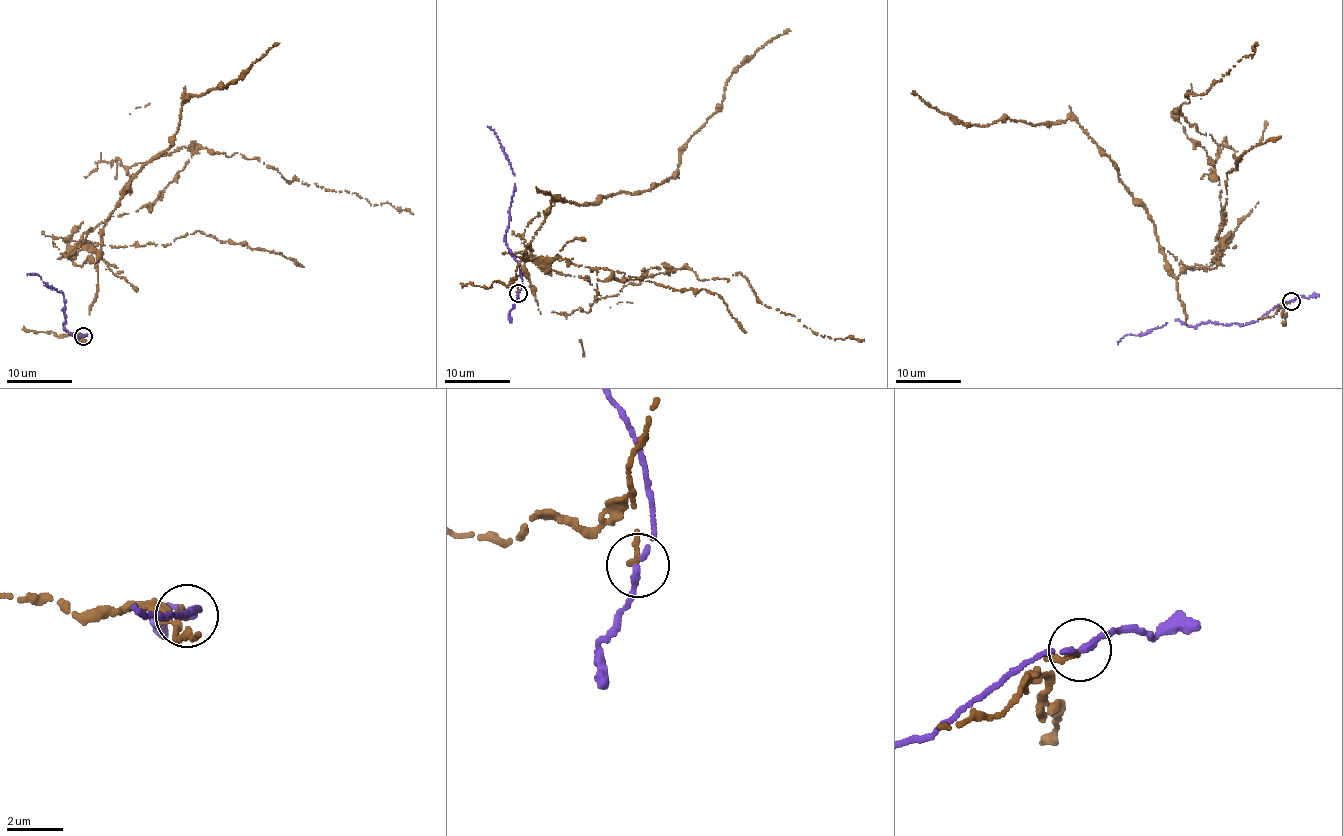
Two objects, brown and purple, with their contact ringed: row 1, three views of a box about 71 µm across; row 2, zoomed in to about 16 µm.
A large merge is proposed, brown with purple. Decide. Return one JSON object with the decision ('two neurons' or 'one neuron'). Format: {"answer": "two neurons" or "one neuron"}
{"answer": "two neurons"}

